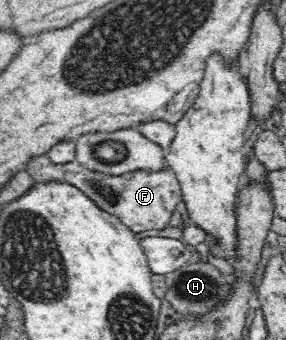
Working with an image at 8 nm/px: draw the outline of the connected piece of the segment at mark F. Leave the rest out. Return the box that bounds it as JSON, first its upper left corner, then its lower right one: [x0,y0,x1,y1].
[27,154,182,233]

